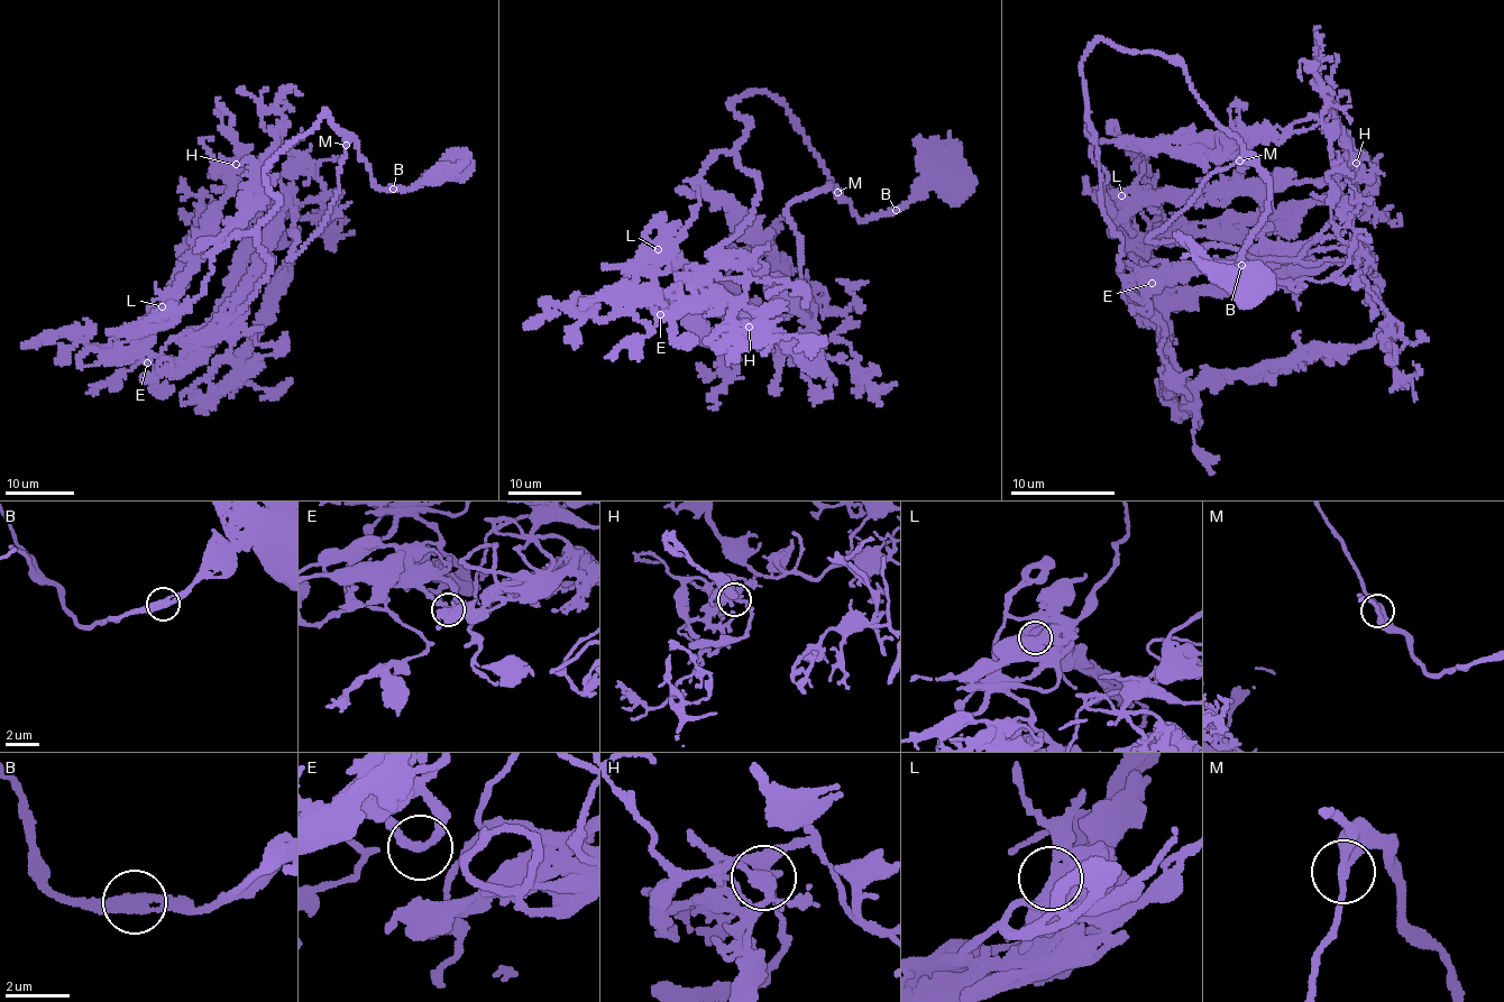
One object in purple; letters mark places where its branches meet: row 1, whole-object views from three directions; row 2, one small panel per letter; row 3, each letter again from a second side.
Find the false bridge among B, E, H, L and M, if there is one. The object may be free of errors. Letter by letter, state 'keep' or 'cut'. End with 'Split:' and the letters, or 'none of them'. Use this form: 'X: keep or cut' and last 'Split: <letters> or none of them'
B: keep
E: keep
H: keep
L: keep
M: keep
Split: none of them

